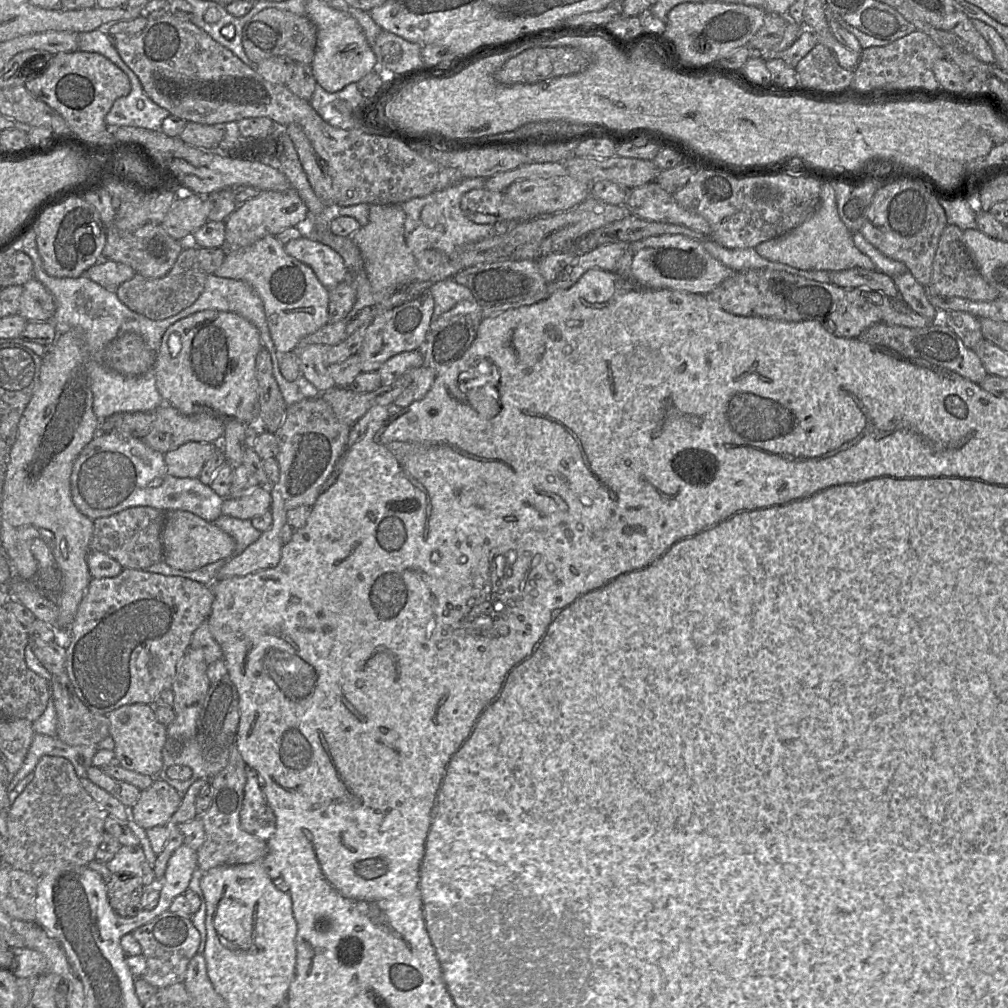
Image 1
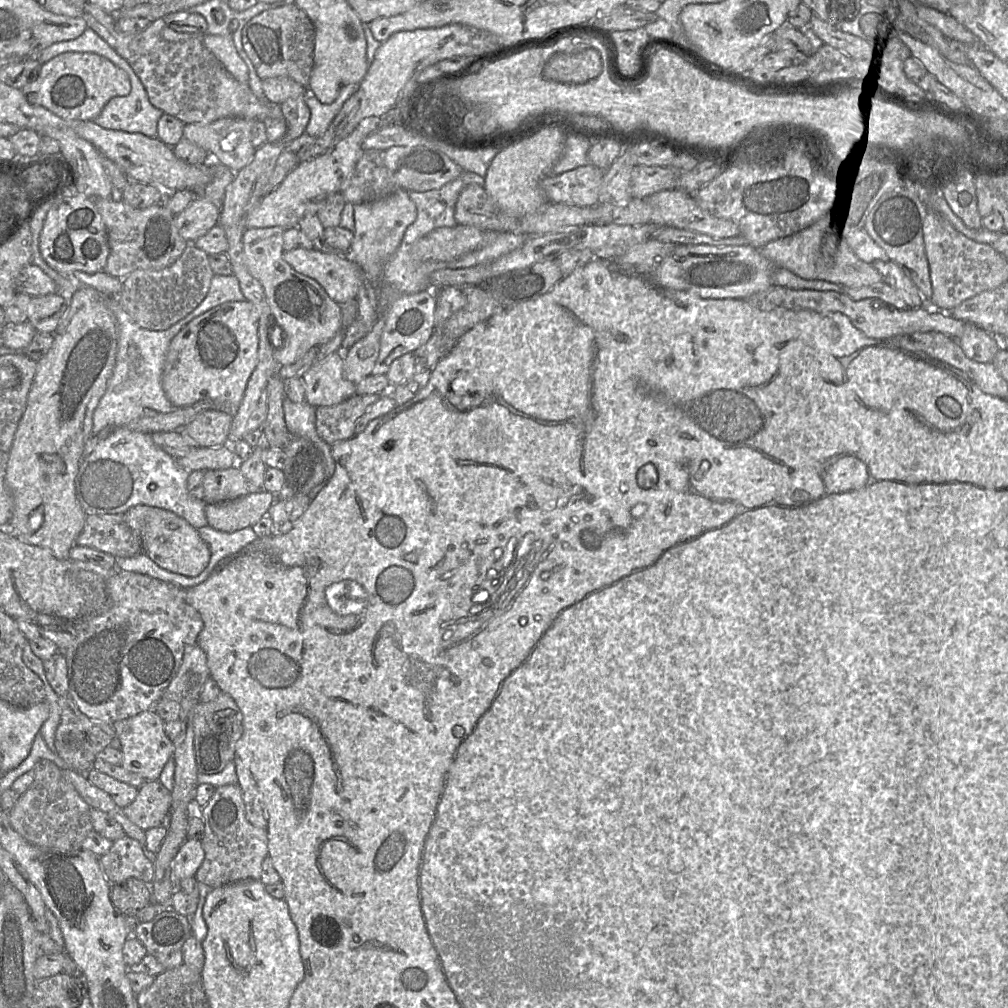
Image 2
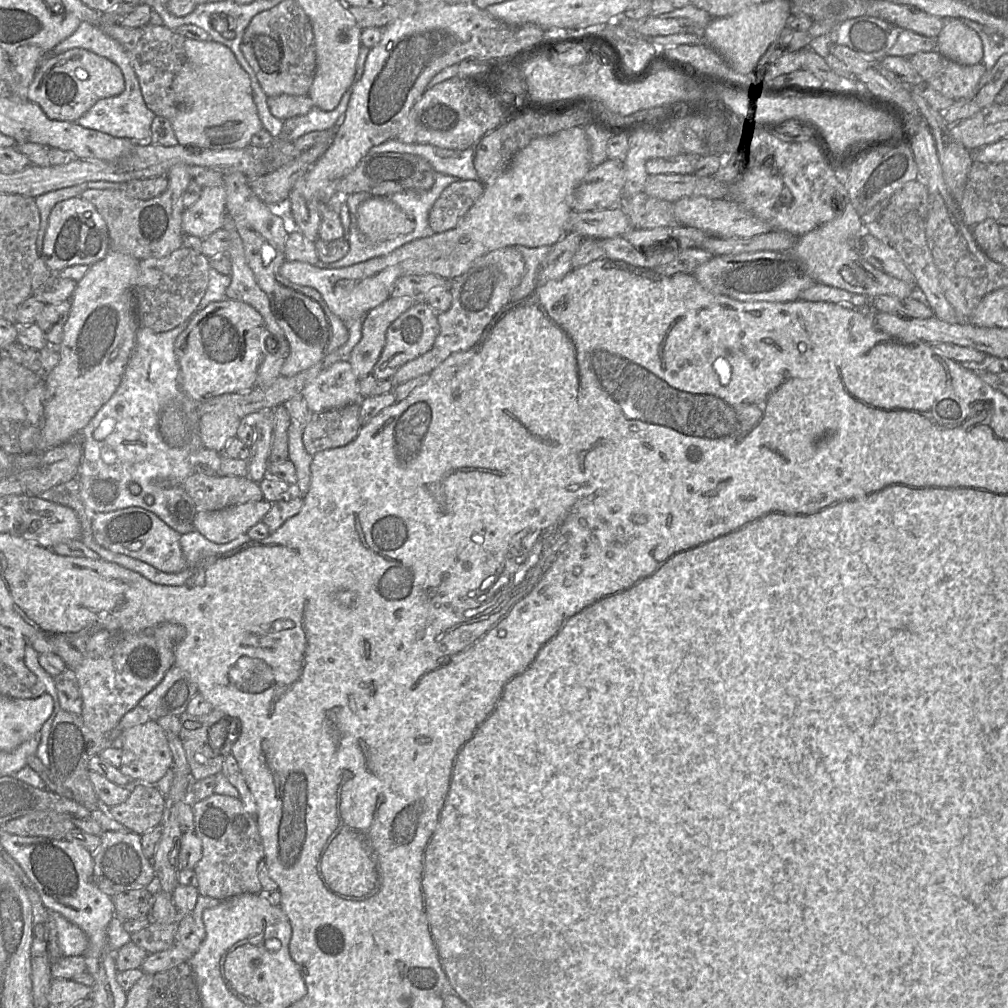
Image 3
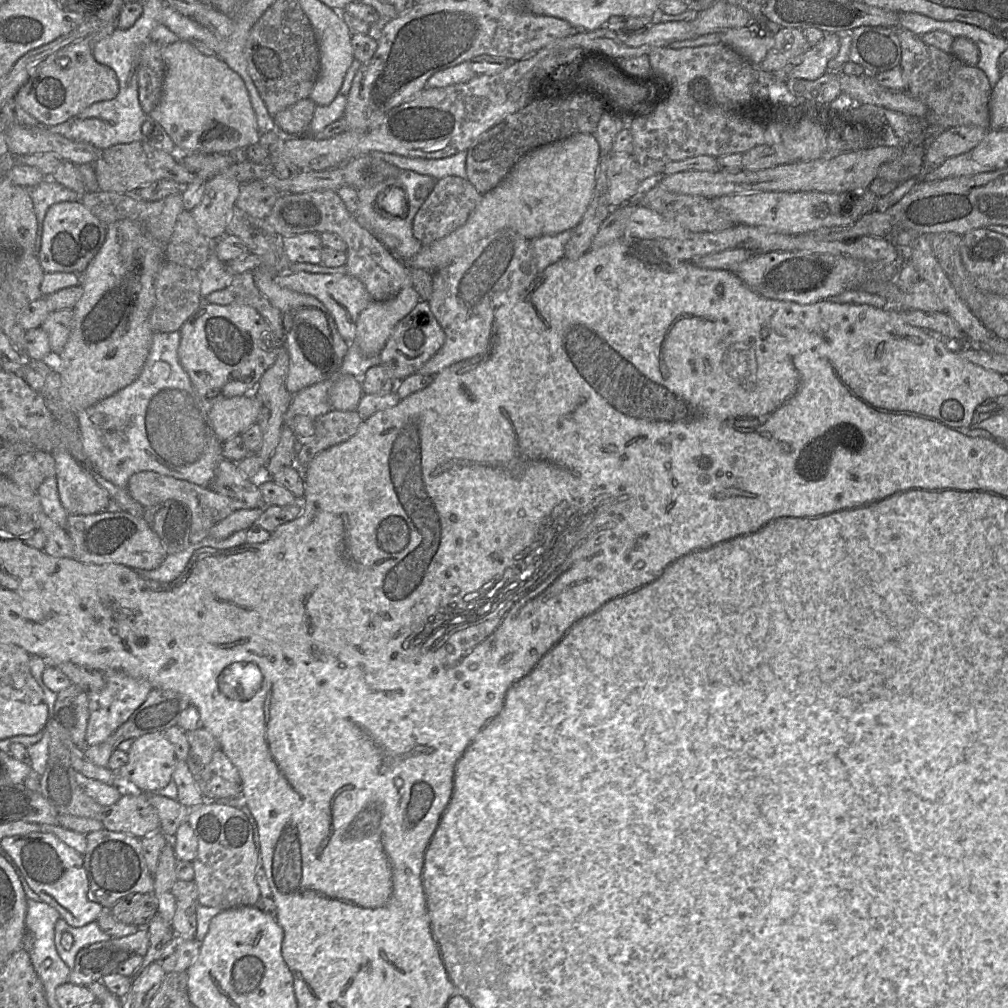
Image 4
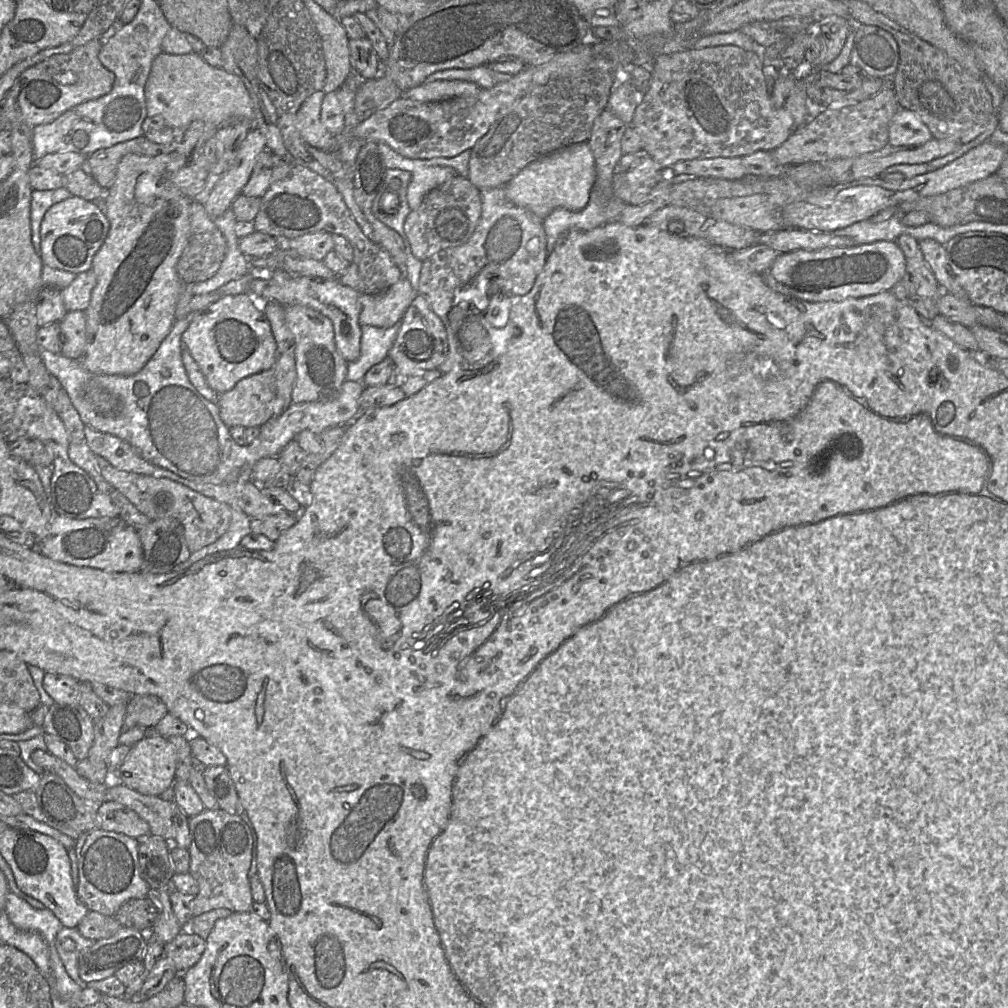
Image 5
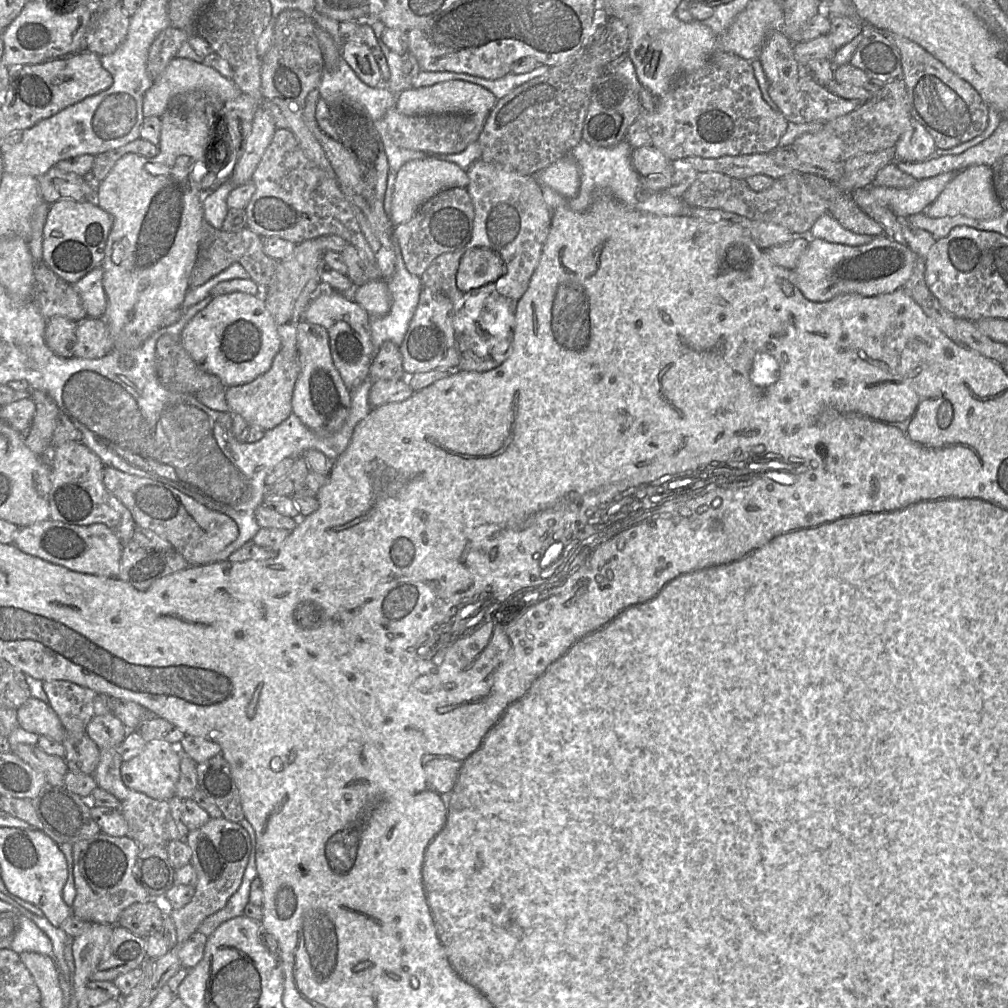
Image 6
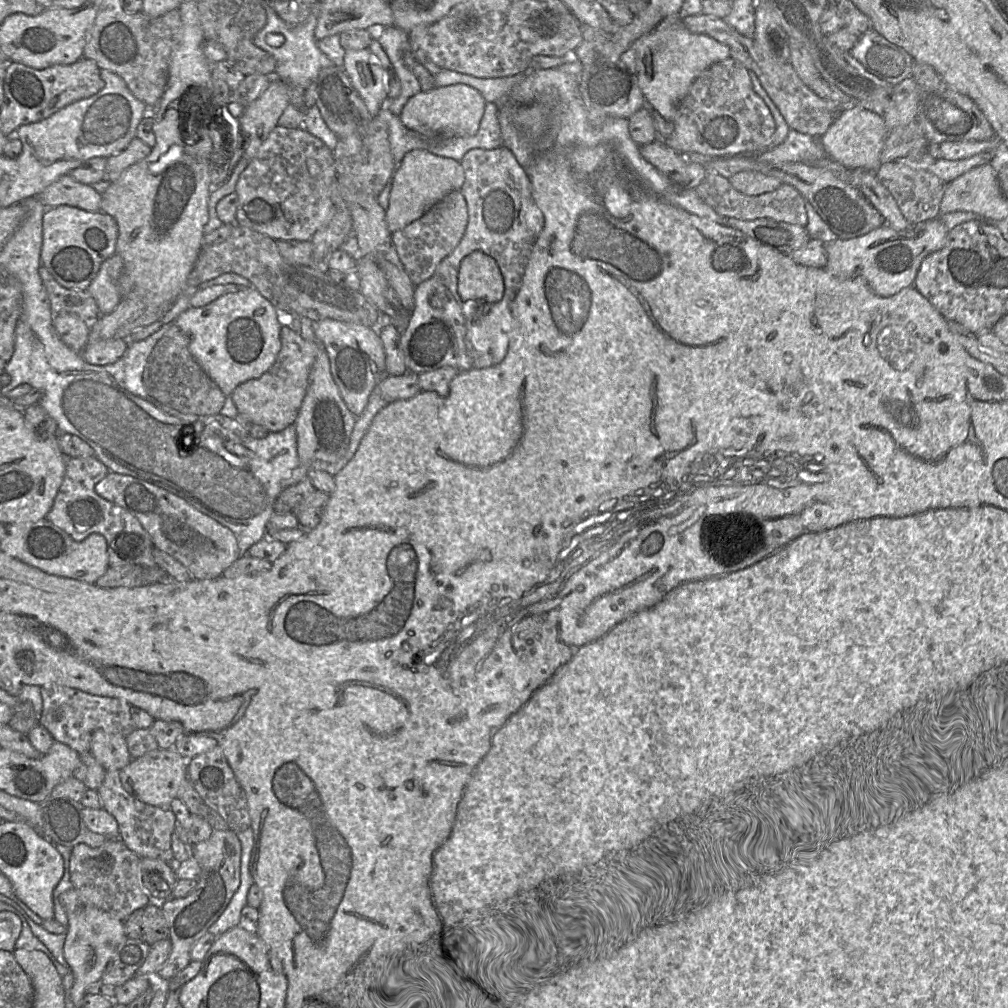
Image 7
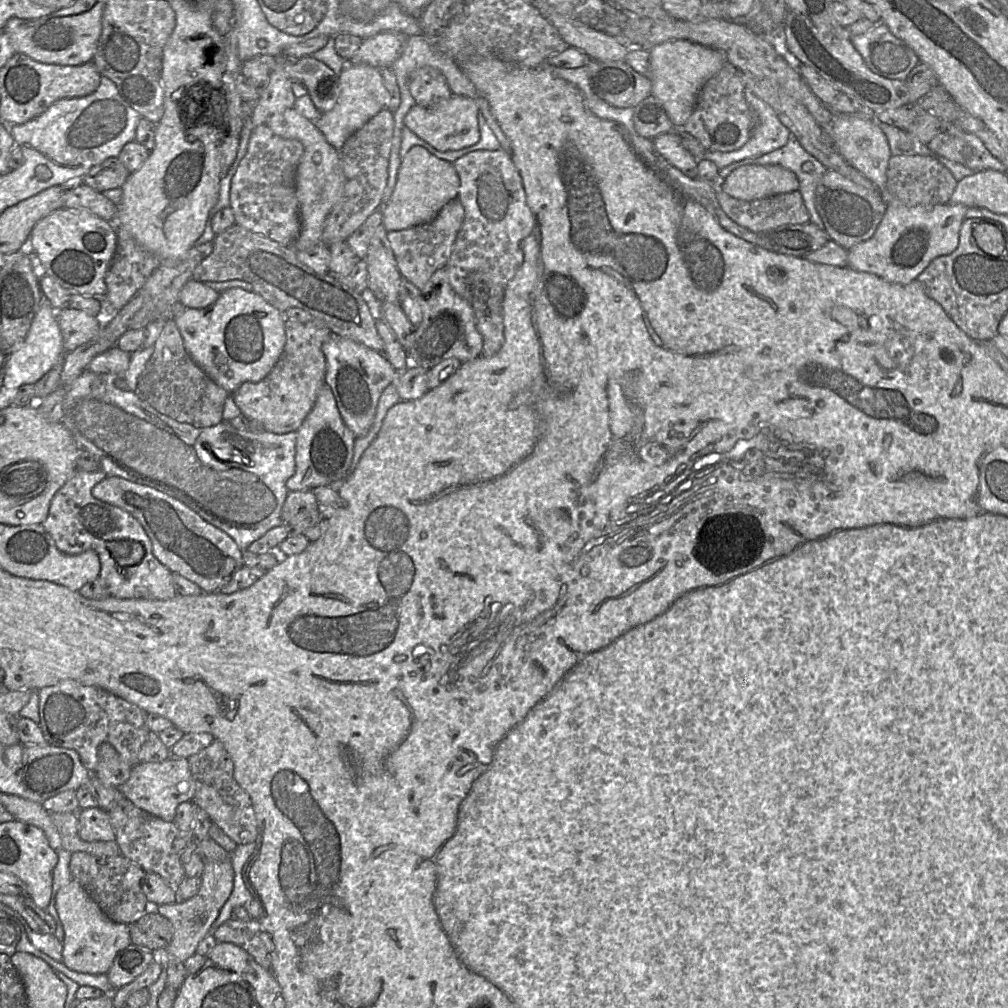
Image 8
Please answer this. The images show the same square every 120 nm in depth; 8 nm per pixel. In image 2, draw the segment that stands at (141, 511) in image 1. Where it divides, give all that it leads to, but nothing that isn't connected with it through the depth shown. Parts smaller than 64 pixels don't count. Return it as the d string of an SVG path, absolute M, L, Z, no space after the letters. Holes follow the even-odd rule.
M123 514L86 515L83 530L75 544L95 548L116 558L132 557L143 552L140 537L124 521Z

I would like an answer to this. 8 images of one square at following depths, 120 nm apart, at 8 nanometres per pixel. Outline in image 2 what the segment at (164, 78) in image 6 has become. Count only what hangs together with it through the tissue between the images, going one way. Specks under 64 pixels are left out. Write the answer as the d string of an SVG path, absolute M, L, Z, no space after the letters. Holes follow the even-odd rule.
M204 34L203 43L237 81L243 84L249 83L248 68L231 39ZM227 117L210 123L189 123L183 128L183 137L205 149L212 160L237 173L251 161L256 149L251 142L253 122L244 118Z

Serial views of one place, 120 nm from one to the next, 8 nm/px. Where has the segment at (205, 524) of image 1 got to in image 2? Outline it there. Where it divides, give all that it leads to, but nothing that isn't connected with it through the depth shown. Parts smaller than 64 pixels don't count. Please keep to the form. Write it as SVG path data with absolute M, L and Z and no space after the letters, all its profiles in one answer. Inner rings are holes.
M136 505L124 514L124 521L140 537L143 553L161 568L188 577L199 575L208 565L211 552L198 530L177 514L158 507Z

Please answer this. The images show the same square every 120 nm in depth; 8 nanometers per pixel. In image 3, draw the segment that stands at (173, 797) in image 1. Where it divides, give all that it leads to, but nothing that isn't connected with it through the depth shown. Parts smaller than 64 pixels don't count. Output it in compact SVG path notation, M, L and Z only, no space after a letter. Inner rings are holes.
M133 783L129 797L119 805L105 808L107 813L117 822L122 824L127 831L142 835L159 826L165 808L165 798L155 785Z

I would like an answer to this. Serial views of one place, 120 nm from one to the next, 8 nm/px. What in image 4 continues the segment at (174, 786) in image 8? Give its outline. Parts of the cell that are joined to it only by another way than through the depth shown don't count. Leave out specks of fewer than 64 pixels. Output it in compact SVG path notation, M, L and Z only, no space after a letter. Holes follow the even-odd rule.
M164 733L134 739L127 755L127 762L117 772L141 792L156 793L172 780L177 759Z

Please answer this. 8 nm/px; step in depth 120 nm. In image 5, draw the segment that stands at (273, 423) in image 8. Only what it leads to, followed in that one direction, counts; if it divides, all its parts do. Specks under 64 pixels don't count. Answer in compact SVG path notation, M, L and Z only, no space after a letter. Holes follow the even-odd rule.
M273 368L240 380L229 391L219 395L216 404L219 415L226 426L244 428L261 427L273 417L271 401L275 394L275 376Z

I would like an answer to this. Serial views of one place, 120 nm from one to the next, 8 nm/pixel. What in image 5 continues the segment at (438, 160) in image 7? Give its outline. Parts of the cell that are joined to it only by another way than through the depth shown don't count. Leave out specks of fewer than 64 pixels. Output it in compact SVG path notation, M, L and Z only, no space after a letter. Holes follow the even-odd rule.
M429 166L412 172L407 187L407 201L411 210L417 209L423 198L434 188L458 175L451 167Z

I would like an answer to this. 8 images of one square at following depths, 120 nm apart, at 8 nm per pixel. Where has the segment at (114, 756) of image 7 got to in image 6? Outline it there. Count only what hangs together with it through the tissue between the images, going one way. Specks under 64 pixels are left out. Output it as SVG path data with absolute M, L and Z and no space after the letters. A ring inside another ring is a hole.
M112 712L95 716L87 725L88 736L99 749L118 748L127 736L127 728Z

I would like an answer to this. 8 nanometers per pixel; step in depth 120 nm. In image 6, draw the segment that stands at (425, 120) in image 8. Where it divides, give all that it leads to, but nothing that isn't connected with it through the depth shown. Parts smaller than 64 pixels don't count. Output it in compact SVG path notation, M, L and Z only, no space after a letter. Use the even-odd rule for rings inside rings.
M450 80L432 86L405 89L398 94L395 108L399 113L408 116L446 113L488 116L497 101L494 94L482 86L461 80Z

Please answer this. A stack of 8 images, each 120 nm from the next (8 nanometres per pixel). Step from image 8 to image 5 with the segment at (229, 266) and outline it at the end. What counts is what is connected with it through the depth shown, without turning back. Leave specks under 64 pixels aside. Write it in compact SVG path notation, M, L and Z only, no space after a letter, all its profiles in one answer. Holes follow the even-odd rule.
M192 200L190 205L190 237L176 265L182 282L189 285L210 279L219 270L226 251L226 240L206 213L203 203Z

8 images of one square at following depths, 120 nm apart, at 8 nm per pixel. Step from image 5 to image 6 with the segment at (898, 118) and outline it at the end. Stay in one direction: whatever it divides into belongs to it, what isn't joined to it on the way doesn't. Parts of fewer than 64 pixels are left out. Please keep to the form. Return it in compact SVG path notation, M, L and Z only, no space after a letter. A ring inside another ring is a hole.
M914 118L894 146L896 161L904 162L925 161L934 155L935 149L932 136Z

